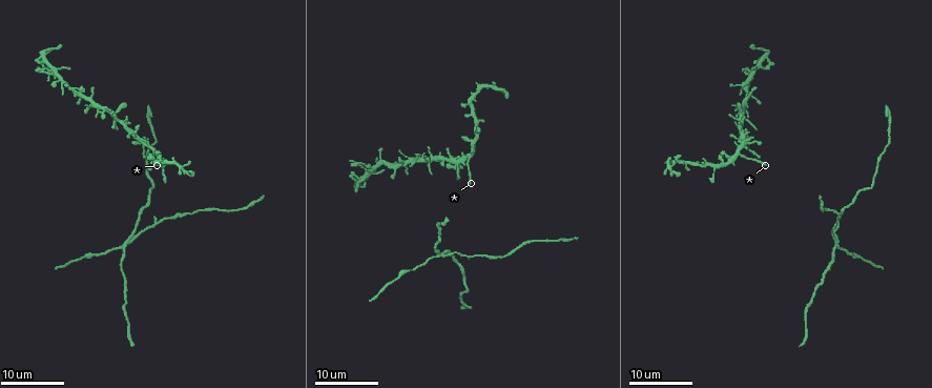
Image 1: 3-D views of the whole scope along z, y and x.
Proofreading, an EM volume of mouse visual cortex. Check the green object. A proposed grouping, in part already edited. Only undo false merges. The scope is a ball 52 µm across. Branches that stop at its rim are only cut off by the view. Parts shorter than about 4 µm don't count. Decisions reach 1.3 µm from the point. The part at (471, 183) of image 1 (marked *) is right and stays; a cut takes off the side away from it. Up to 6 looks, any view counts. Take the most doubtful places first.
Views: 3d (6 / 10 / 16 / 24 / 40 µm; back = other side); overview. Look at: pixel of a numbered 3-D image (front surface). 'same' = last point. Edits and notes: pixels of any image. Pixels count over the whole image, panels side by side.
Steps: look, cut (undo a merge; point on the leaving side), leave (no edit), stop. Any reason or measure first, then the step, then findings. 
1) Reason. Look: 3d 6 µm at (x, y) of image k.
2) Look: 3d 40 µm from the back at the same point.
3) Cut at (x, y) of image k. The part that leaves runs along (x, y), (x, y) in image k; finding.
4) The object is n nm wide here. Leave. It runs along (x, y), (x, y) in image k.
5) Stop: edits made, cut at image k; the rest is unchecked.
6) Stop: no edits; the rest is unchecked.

Two arms in line, one across. Look: 3d 16 µm at (734, 155) of image 1.

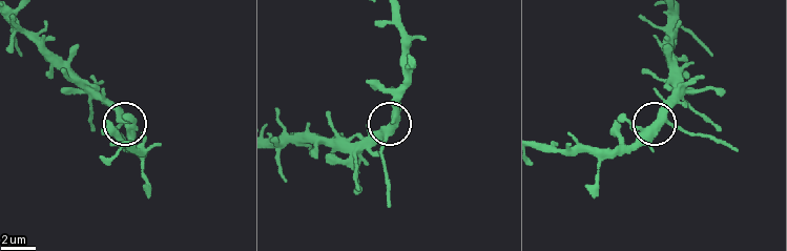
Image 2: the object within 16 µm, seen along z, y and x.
Zoom in. Look: 3d 6 µm at (659, 120) of image 2.

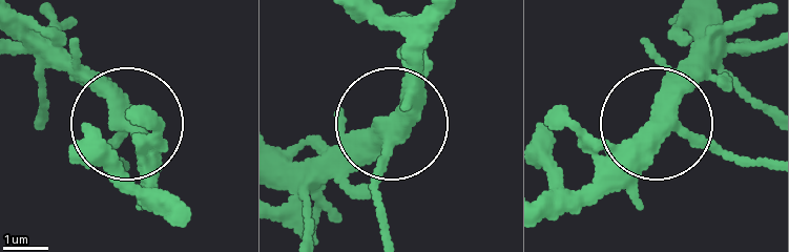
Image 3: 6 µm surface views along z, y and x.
Leave. It runs along (389, 229), (377, 172), (411, 41) in image 3; all the same neuron.

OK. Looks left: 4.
Look: 3d 16 µm at (480, 257) of image 1.

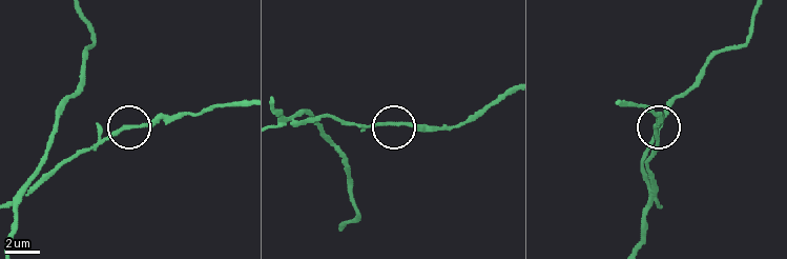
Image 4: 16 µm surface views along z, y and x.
Look: 3d 10 µm at (126, 125) of image 4.

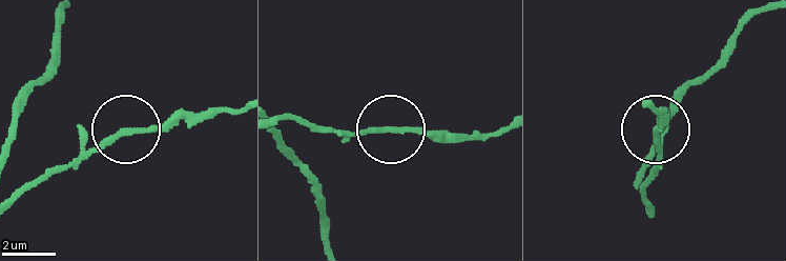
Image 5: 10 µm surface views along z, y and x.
Leave. One neuron here.

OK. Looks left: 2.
Sudden change in width. Look: 3d 24 µm at (180, 167) of image 1.

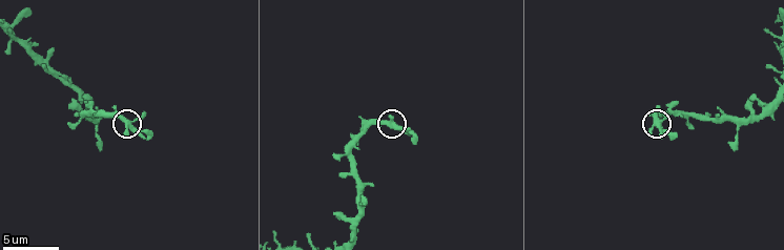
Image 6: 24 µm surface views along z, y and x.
Zoom in. Look: 3d 10 µm at (393, 122) of image 6.

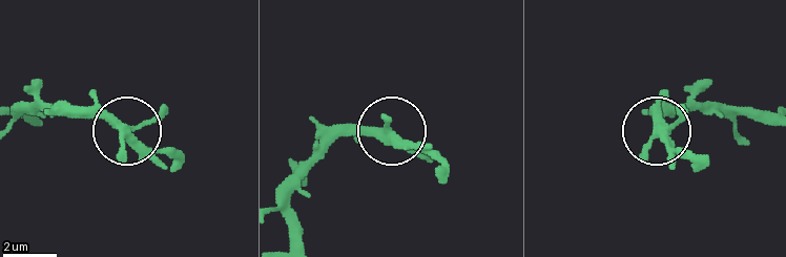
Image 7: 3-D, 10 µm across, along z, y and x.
The object is 300 nm wide here. Leave. It runs along (770, 119), (737, 112), (664, 116), (657, 134), (694, 164) in image 7; all the same neuron.

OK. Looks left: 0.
Stop: no edits; the rest is unchecked.

